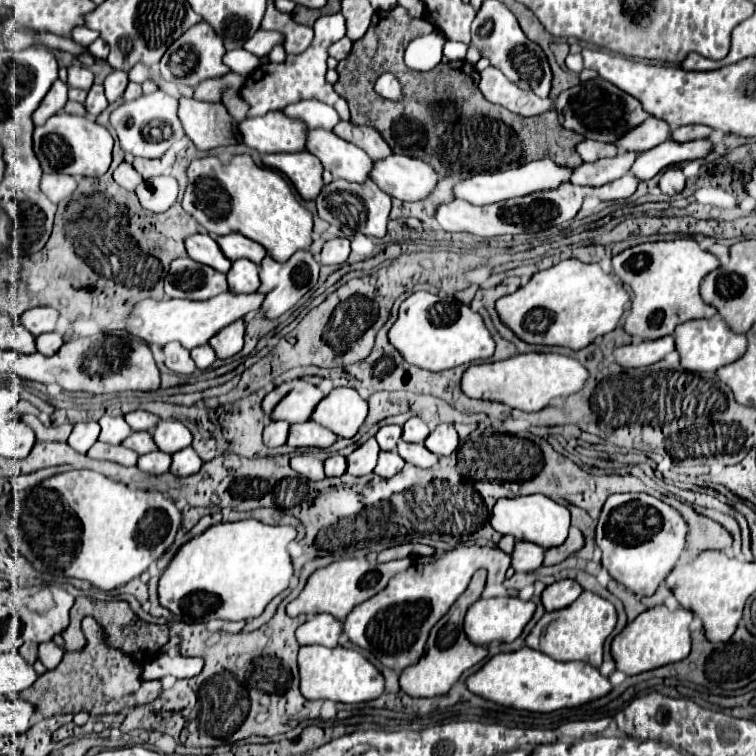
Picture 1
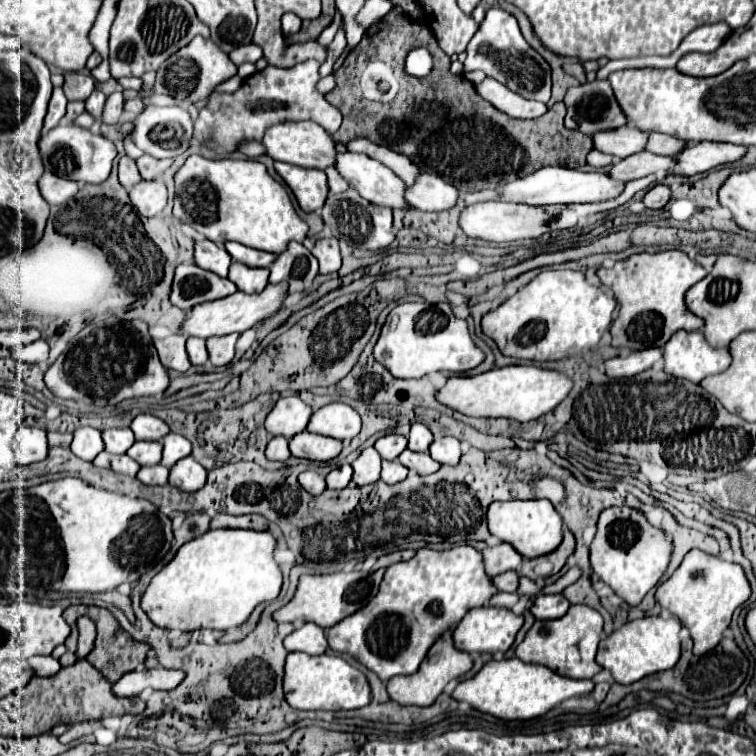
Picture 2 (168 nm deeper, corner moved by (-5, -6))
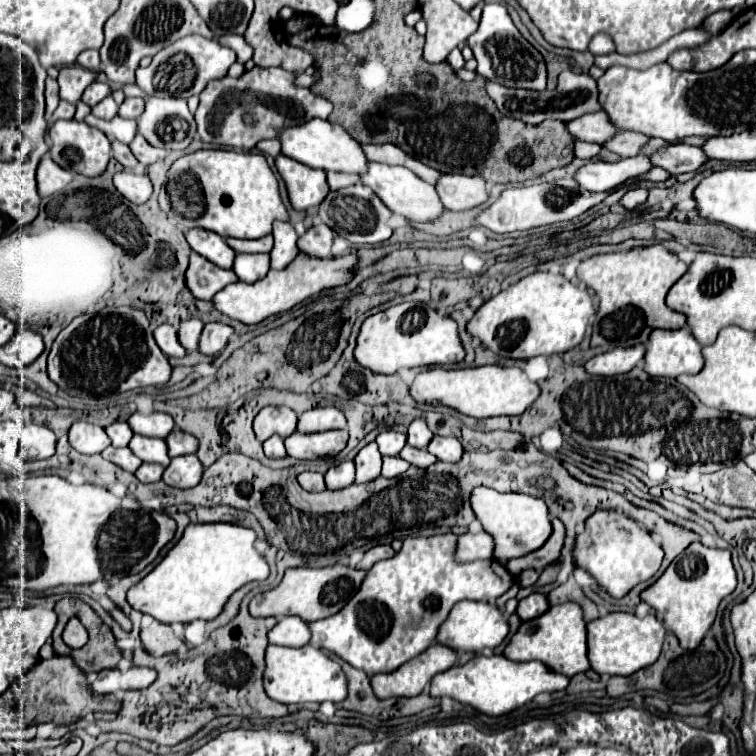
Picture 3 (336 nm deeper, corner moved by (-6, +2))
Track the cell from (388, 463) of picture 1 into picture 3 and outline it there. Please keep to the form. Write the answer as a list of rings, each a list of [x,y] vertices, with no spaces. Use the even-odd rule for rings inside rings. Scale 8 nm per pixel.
[[[384,456],[382,460],[384,460],[384,464],[382,464],[382,476],[384,478],[400,476],[410,468],[410,464],[406,460],[402,460],[400,456],[394,456],[394,458],[392,456]]]

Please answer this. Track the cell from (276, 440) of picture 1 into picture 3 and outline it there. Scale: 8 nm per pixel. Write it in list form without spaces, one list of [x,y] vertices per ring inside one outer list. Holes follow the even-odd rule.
[[[270,436],[266,442],[264,442],[264,454],[268,458],[282,458],[286,456],[286,448],[284,448],[284,438],[280,436]]]

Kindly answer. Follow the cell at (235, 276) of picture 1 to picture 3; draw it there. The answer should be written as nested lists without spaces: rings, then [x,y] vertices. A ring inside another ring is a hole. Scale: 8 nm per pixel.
[[[236,254],[232,270],[242,282],[256,282],[268,274],[270,256],[268,254]]]

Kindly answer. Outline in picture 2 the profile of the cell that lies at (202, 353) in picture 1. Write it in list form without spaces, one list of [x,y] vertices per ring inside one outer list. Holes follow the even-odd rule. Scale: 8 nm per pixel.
[[[189,336],[189,338],[187,338],[187,352],[189,352],[191,364],[205,364],[205,362],[207,362],[205,340],[199,340],[199,338],[195,338],[195,336]]]

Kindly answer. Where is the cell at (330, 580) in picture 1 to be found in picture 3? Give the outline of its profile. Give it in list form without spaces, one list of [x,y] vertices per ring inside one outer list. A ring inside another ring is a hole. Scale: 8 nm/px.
[[[326,566],[326,568],[288,568],[278,588],[258,594],[250,602],[252,616],[300,616],[306,622],[324,620],[344,608],[344,604],[360,590],[366,572],[350,566]]]

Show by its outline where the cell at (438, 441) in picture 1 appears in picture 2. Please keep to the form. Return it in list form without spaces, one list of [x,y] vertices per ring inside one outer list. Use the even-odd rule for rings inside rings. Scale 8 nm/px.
[[[445,436],[445,438],[435,438],[431,448],[431,458],[437,460],[439,464],[449,464],[455,466],[461,458],[461,442],[453,436]]]

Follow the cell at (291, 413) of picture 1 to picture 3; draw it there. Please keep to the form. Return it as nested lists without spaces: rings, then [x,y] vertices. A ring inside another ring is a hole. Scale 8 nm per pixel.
[[[266,406],[254,420],[254,432],[260,442],[268,440],[272,434],[288,438],[296,430],[298,414],[288,406]]]

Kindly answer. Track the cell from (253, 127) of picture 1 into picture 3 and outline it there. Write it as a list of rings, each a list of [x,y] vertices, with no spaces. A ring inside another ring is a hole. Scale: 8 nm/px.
[[[312,118],[300,126],[288,126],[282,128],[278,132],[280,136],[280,144],[282,144],[282,152],[288,154],[290,158],[312,166],[312,168],[320,168],[320,170],[334,170],[334,172],[354,172],[354,174],[362,174],[366,172],[366,156],[360,148],[360,144],[356,140],[352,140],[352,136],[348,136],[348,132],[344,132],[344,128],[330,124],[328,120],[320,120],[320,118]]]

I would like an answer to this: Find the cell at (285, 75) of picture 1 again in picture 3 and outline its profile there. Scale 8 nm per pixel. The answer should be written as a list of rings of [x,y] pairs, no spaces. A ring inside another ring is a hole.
[[[254,66],[252,70],[244,72],[240,78],[230,78],[224,76],[222,80],[212,80],[208,82],[208,86],[204,88],[204,92],[200,94],[200,106],[196,110],[196,124],[198,124],[198,136],[202,138],[202,142],[208,144],[216,144],[216,146],[230,146],[230,148],[242,148],[242,150],[250,150],[256,146],[258,140],[264,138],[278,138],[278,128],[286,128],[286,126],[296,126],[296,124],[304,124],[310,118],[328,118],[332,114],[332,104],[322,98],[316,96],[310,88],[302,88],[296,86],[296,76],[300,76],[302,70],[298,72],[288,72],[284,68],[262,68],[262,66]],[[244,116],[252,116],[252,124],[244,122]]]

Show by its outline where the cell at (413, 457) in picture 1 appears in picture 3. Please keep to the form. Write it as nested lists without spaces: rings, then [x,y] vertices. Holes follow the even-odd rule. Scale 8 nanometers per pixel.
[[[404,446],[400,452],[400,458],[404,458],[408,464],[418,466],[418,468],[428,468],[436,462],[436,456],[430,454],[426,448],[414,448],[414,446]]]

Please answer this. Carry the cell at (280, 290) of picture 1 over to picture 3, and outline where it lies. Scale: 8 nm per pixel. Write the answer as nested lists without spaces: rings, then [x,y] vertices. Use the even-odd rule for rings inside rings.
[[[276,222],[272,236],[274,236],[274,248],[270,252],[270,258],[272,258],[270,266],[274,270],[282,270],[300,254],[298,234],[288,222]]]

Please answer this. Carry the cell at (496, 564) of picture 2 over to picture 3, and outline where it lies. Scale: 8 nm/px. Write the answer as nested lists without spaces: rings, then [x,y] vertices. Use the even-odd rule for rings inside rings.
[[[488,532],[462,534],[458,536],[458,560],[492,560],[494,558],[494,538]]]

